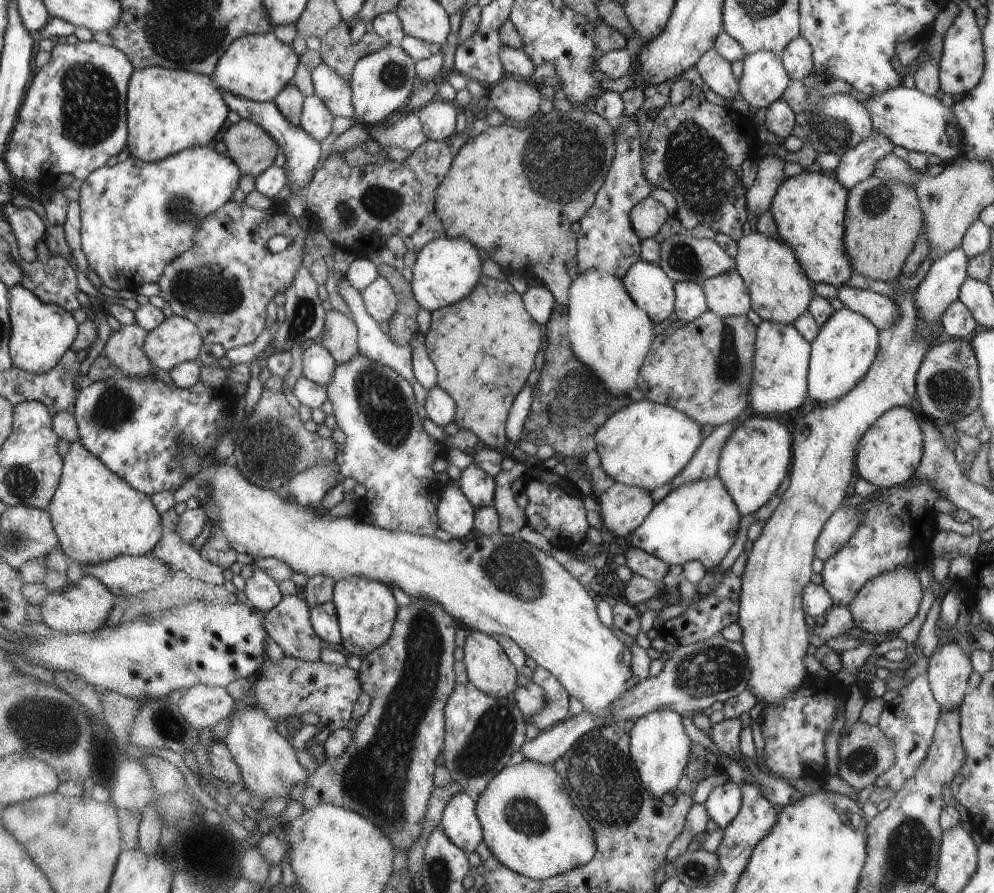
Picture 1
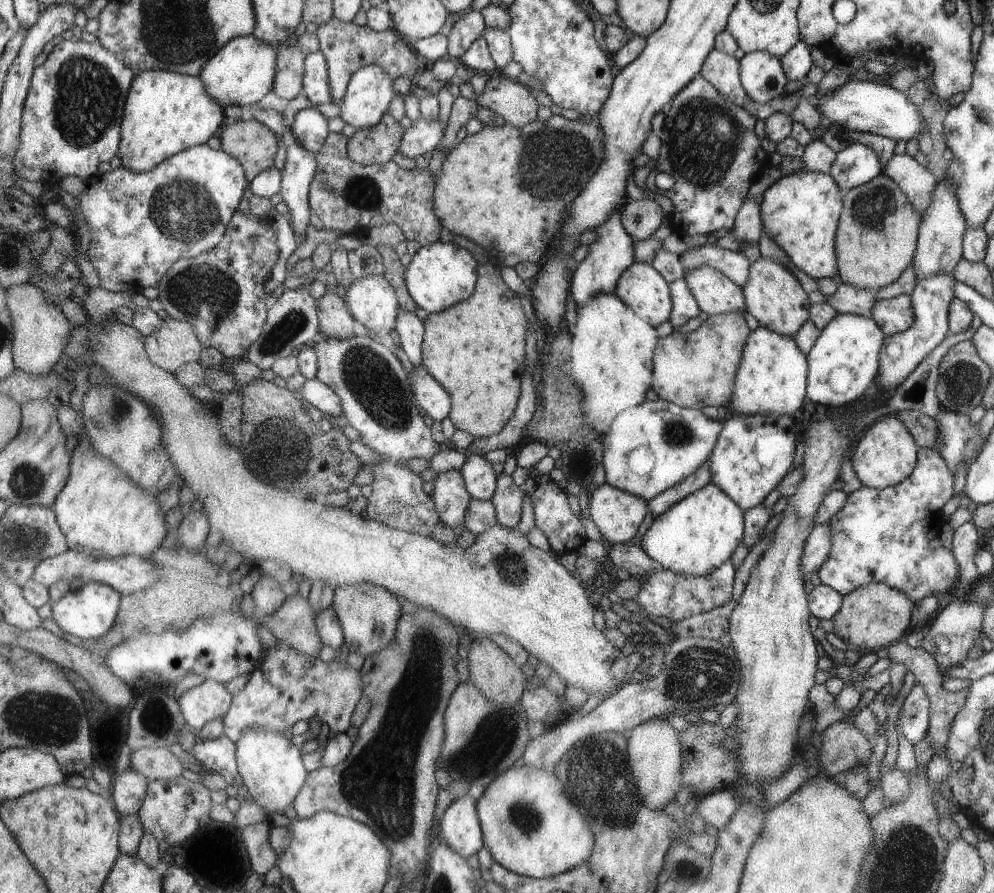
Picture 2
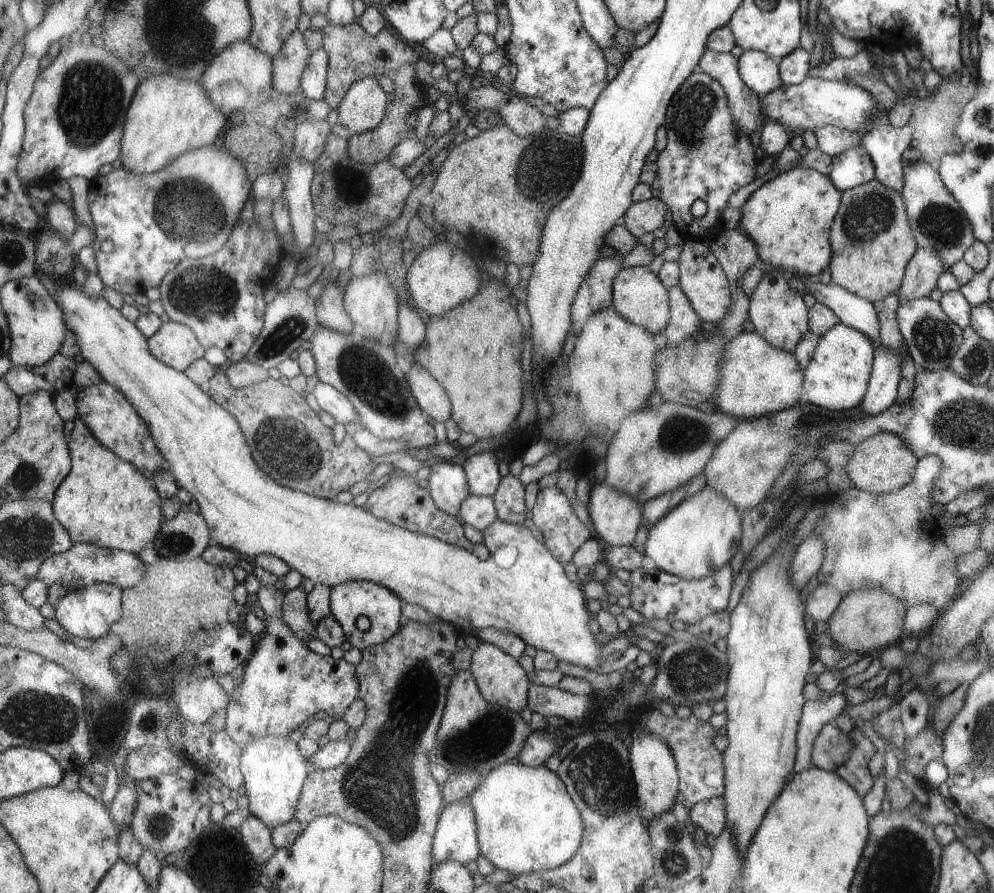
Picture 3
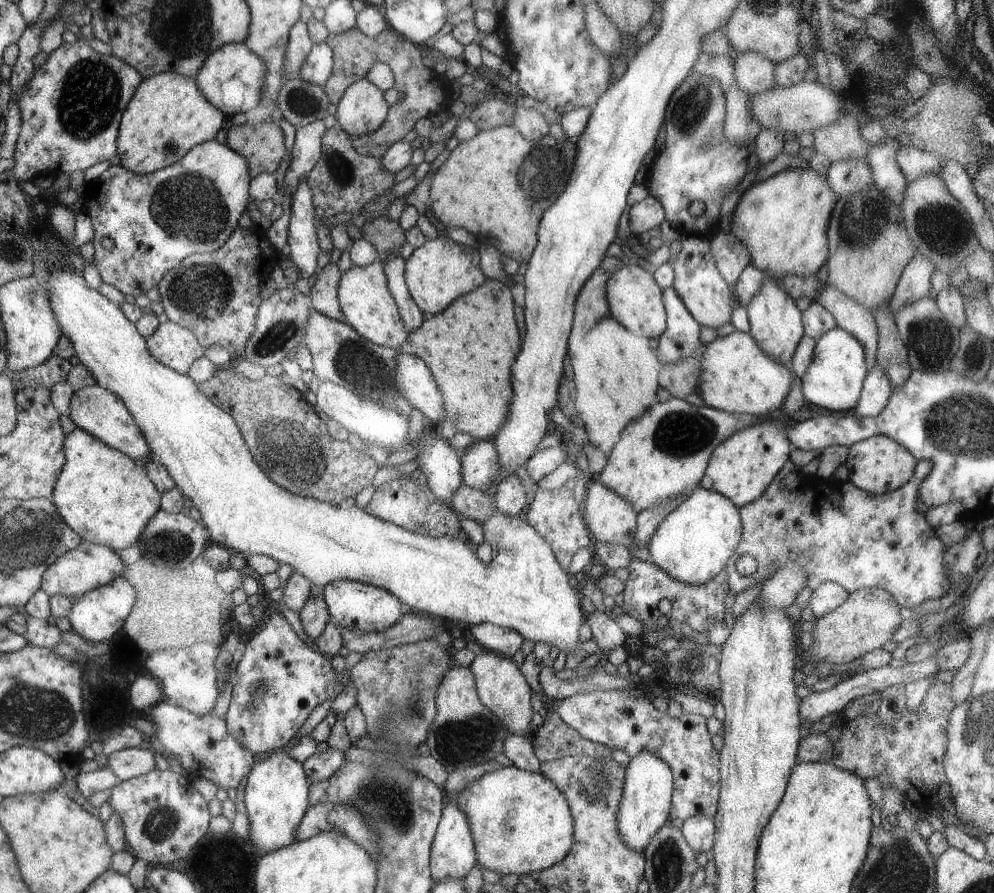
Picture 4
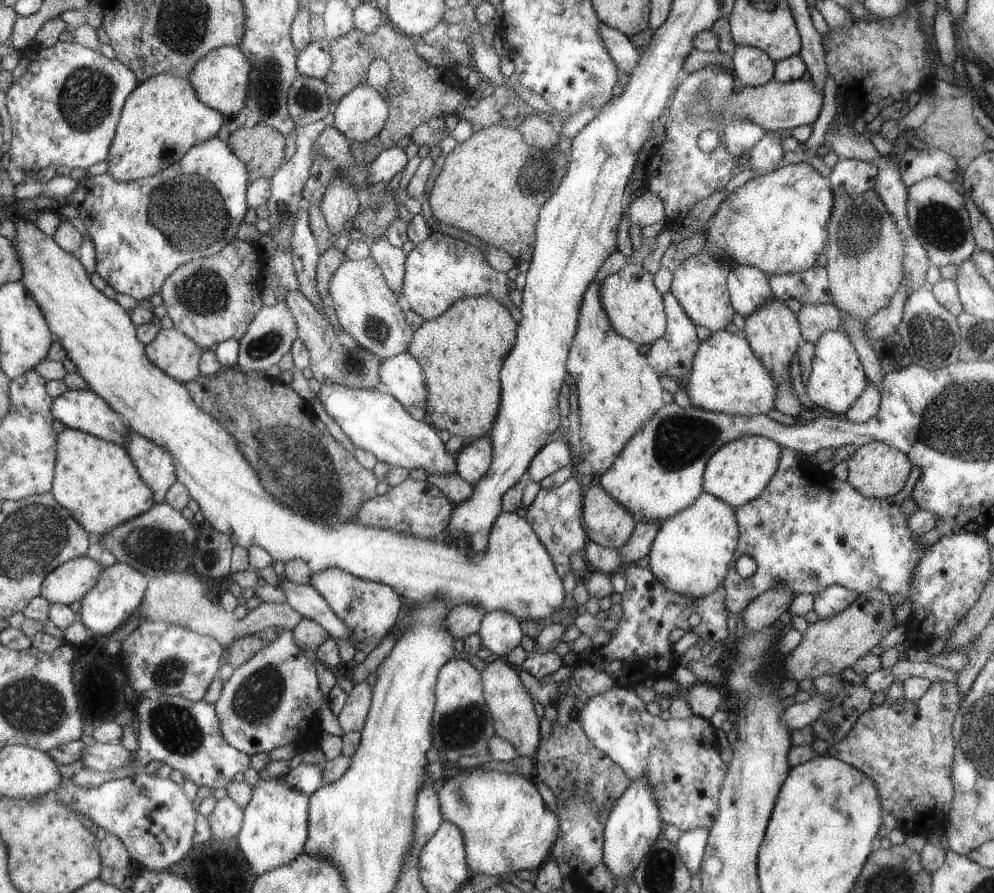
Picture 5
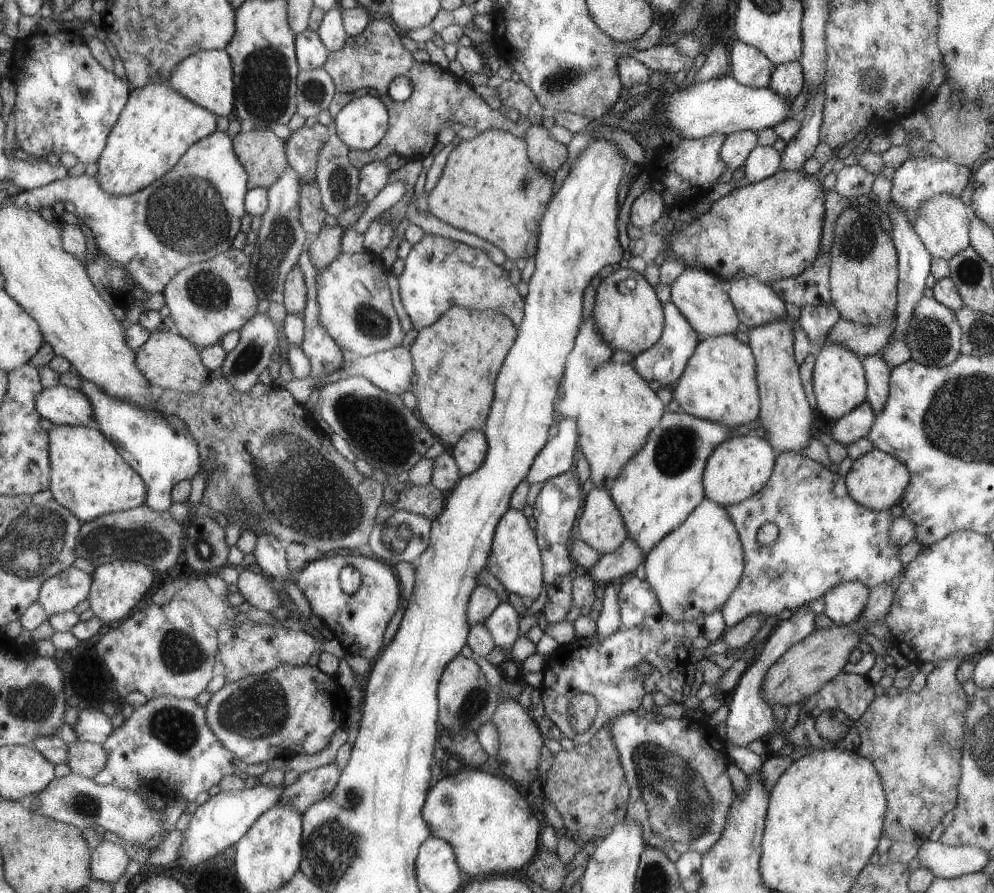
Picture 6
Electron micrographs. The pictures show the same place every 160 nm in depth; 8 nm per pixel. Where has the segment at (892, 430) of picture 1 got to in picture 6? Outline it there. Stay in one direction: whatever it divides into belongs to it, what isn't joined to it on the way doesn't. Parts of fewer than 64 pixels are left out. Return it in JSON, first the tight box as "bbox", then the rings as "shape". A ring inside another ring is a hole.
{"bbox":[845,449,910,511],"shape":[[[873,449],[856,458],[851,463],[845,475],[845,483],[850,497],[865,508],[882,511],[897,504],[903,494],[905,484],[910,482],[910,474],[905,470],[906,465],[890,454]]]}

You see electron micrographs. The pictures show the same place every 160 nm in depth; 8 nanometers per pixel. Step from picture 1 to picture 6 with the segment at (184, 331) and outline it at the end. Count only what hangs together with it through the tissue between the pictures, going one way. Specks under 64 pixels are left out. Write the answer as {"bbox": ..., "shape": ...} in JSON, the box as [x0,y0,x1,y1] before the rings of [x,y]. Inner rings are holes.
{"bbox":[136,330,207,393],"shape":[[[171,330],[153,333],[151,338],[136,352],[139,370],[147,377],[153,388],[157,388],[159,391],[197,393],[204,385],[203,382],[207,380],[201,352],[197,352],[185,337],[173,333]]]}

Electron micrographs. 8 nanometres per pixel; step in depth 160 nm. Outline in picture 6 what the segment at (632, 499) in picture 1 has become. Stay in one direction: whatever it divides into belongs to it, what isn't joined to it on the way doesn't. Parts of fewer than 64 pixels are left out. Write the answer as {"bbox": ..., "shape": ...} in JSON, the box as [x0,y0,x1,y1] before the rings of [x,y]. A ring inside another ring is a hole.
{"bbox":[574,487,628,555],"shape":[[[597,487],[583,495],[574,530],[576,537],[602,555],[617,550],[628,538],[622,516],[610,493]]]}

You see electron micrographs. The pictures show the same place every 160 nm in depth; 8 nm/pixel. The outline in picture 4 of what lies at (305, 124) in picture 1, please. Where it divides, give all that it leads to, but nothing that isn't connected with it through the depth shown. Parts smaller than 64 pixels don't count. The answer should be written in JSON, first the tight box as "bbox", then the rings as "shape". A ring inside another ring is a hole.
{"bbox":[280,119,326,195],"shape":[[[317,119],[300,126],[295,131],[295,142],[291,150],[291,160],[284,173],[280,194],[291,195],[298,182],[305,179],[321,156],[322,136],[326,131],[323,119]]]}

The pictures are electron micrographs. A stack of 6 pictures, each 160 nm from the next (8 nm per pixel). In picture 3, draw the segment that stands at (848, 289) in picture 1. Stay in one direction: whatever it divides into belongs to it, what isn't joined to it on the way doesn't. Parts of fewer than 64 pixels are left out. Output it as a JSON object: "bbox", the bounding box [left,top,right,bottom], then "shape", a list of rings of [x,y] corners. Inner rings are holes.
{"bbox":[896,297,962,371],"shape":[[[929,297],[900,302],[896,308],[896,323],[908,358],[915,367],[926,371],[945,370],[951,362],[951,355],[962,343],[962,330],[951,322],[940,304]]]}

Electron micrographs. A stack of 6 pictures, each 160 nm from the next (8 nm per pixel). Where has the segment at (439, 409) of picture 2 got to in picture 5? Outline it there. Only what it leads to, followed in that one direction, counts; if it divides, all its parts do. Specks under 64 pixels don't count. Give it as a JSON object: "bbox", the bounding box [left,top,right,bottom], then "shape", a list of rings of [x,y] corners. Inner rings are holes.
{"bbox":[379,351,426,410],"shape":[[[407,351],[382,359],[379,381],[404,407],[419,405],[426,410],[426,384],[422,368]]]}

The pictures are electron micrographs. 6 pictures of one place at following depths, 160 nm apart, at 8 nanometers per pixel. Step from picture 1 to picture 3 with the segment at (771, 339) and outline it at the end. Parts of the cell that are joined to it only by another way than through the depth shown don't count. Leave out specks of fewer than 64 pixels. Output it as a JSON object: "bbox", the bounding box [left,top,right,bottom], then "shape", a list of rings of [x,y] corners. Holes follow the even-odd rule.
{"bbox":[711,331,803,419],"shape":[[[742,331],[725,344],[720,379],[711,401],[715,409],[740,419],[752,419],[798,404],[803,372],[792,353],[771,346],[755,331]]]}

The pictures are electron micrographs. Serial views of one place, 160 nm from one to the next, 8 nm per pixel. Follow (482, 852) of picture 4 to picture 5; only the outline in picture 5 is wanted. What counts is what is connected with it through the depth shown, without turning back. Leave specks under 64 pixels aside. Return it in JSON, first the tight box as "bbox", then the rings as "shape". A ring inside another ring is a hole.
{"bbox":[438,770,559,876],"shape":[[[473,770],[473,772],[455,774],[445,782],[438,784],[438,800],[444,821],[451,821],[462,832],[465,844],[466,864],[475,874],[511,876],[517,871],[536,872],[537,866],[549,854],[549,846],[555,844],[559,829],[557,816],[549,812],[537,794],[529,777],[500,773],[497,771]]]}

